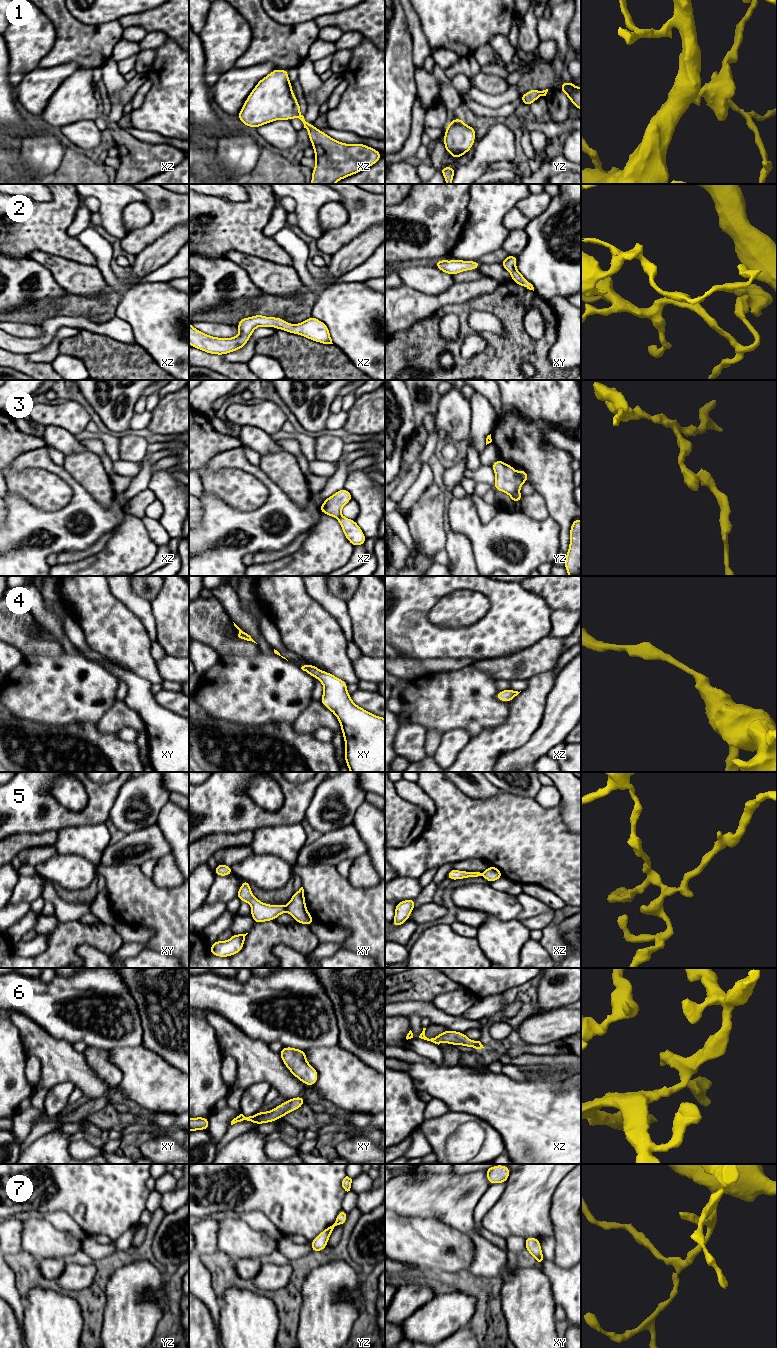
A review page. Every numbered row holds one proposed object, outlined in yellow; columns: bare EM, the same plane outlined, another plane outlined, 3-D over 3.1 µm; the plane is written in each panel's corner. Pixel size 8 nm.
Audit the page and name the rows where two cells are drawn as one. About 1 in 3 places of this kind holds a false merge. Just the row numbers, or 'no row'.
3, 5

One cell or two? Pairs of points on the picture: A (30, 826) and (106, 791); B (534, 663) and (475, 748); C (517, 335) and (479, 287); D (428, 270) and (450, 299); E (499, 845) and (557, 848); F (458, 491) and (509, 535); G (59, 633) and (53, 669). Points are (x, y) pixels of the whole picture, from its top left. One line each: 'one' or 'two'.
A: one
B: two
C: two
D: two
E: one
F: two
G: two

